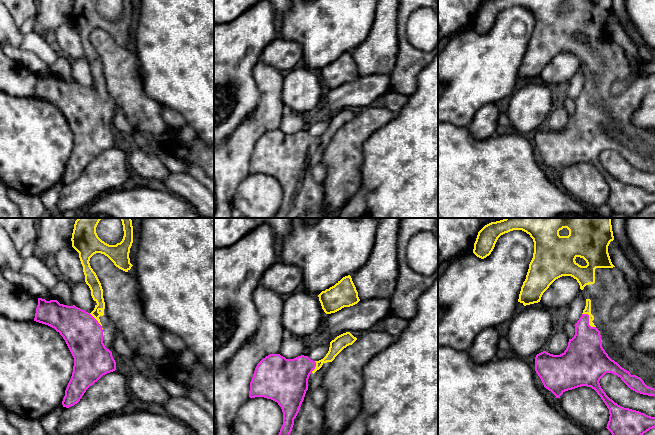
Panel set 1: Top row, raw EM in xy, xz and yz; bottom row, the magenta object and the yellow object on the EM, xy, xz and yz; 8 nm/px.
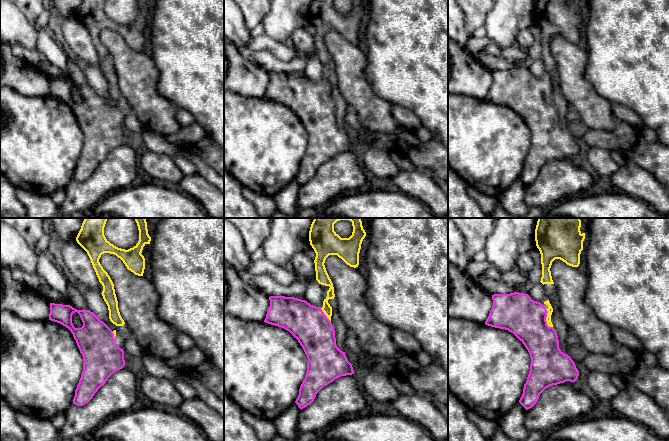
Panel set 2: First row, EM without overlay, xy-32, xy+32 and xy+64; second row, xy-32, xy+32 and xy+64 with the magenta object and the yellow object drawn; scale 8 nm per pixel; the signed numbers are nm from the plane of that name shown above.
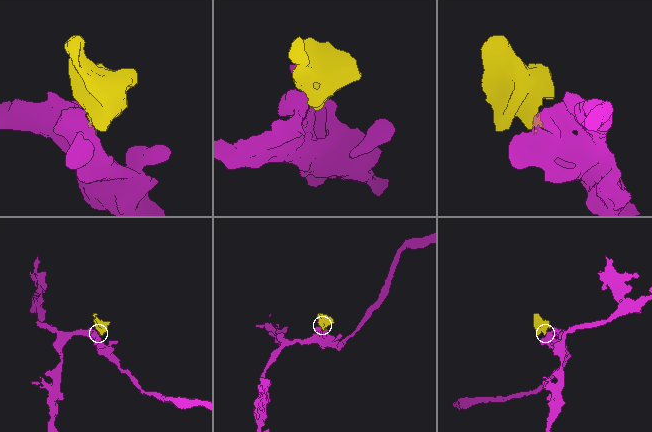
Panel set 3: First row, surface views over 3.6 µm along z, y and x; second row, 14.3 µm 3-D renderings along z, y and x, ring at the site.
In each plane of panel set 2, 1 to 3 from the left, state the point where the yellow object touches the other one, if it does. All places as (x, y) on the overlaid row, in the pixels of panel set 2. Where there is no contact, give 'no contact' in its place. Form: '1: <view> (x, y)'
1: xy-32 (113, 335)
2: xy+32 (325, 315)
3: xy+64 (546, 321)

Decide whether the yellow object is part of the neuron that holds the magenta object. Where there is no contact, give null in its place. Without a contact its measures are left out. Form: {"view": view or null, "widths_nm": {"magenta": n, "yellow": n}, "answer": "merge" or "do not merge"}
{"view": "yz", "widths_nm": {"magenta": 280, "yellow": 60}, "answer": "merge"}

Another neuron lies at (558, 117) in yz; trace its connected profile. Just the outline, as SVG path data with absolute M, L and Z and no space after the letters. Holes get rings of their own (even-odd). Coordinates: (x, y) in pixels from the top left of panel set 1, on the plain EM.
M564 106L554 107L550 112L544 127L553 131L560 131L566 126L568 118L569 115Z

